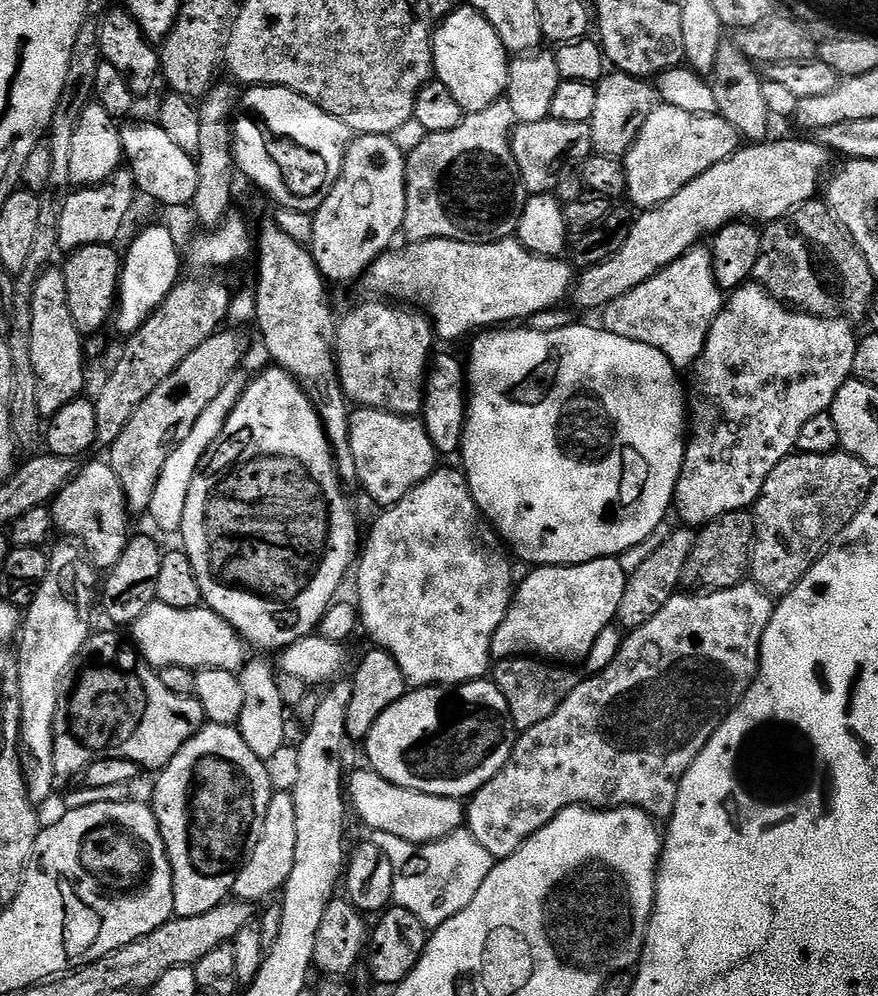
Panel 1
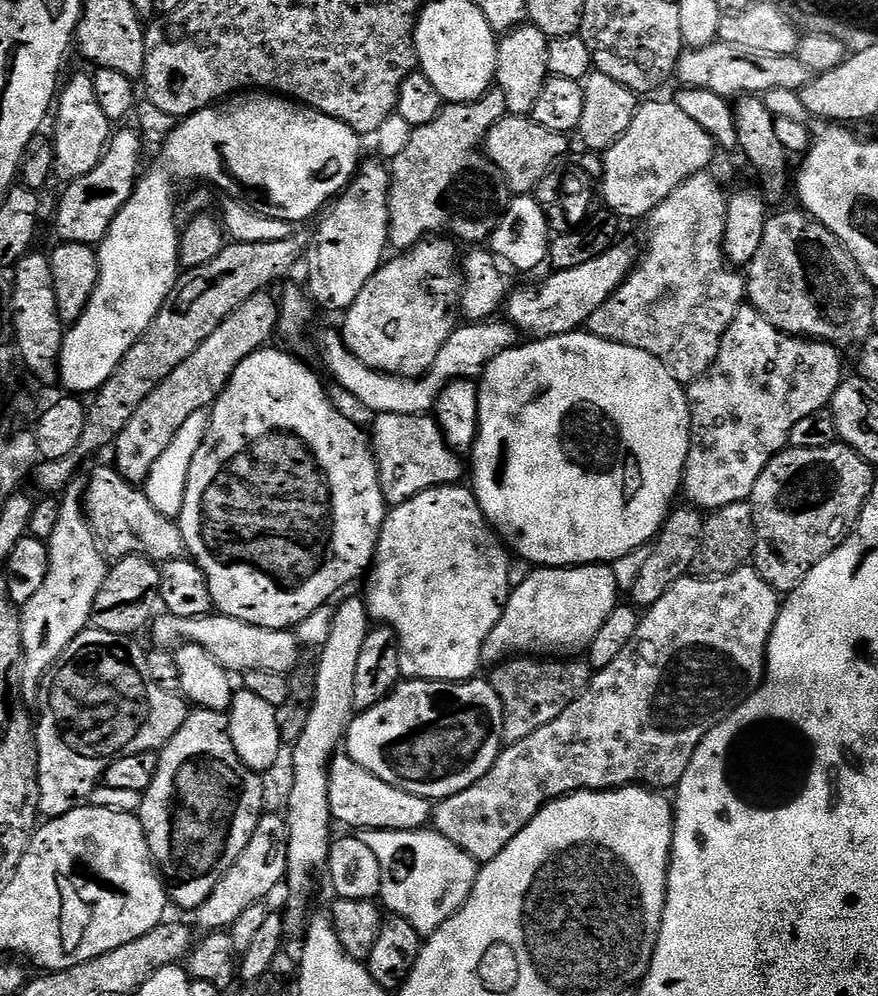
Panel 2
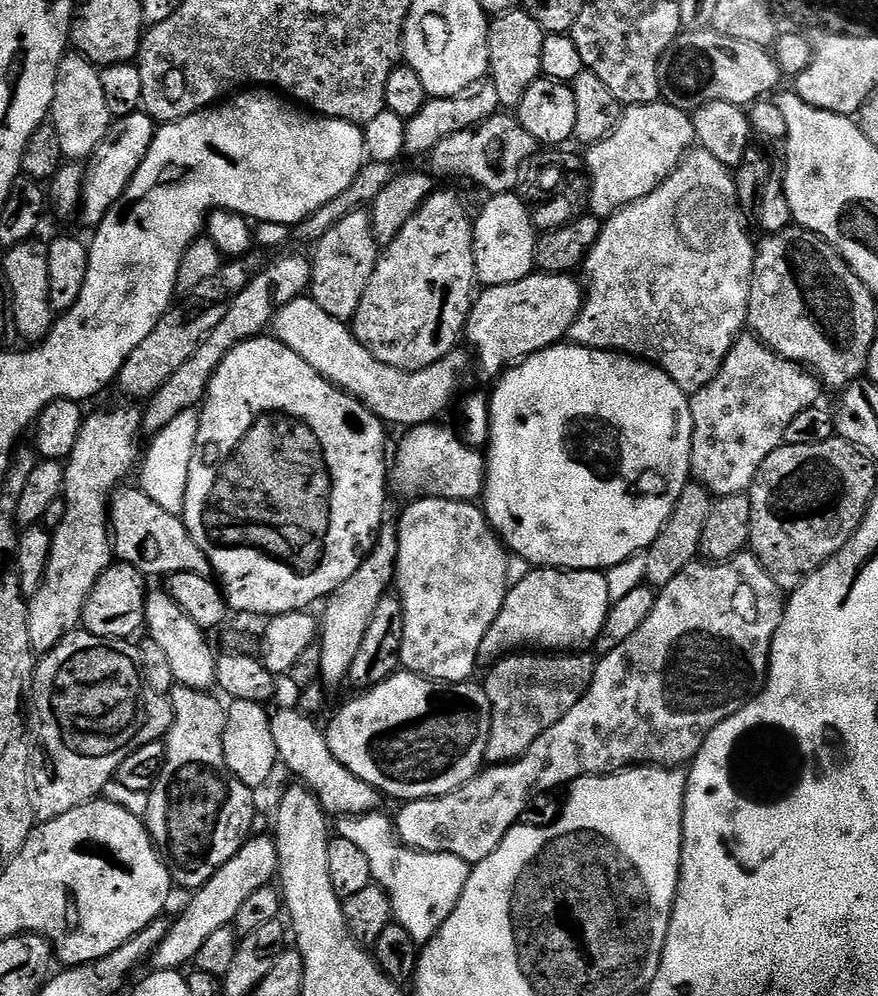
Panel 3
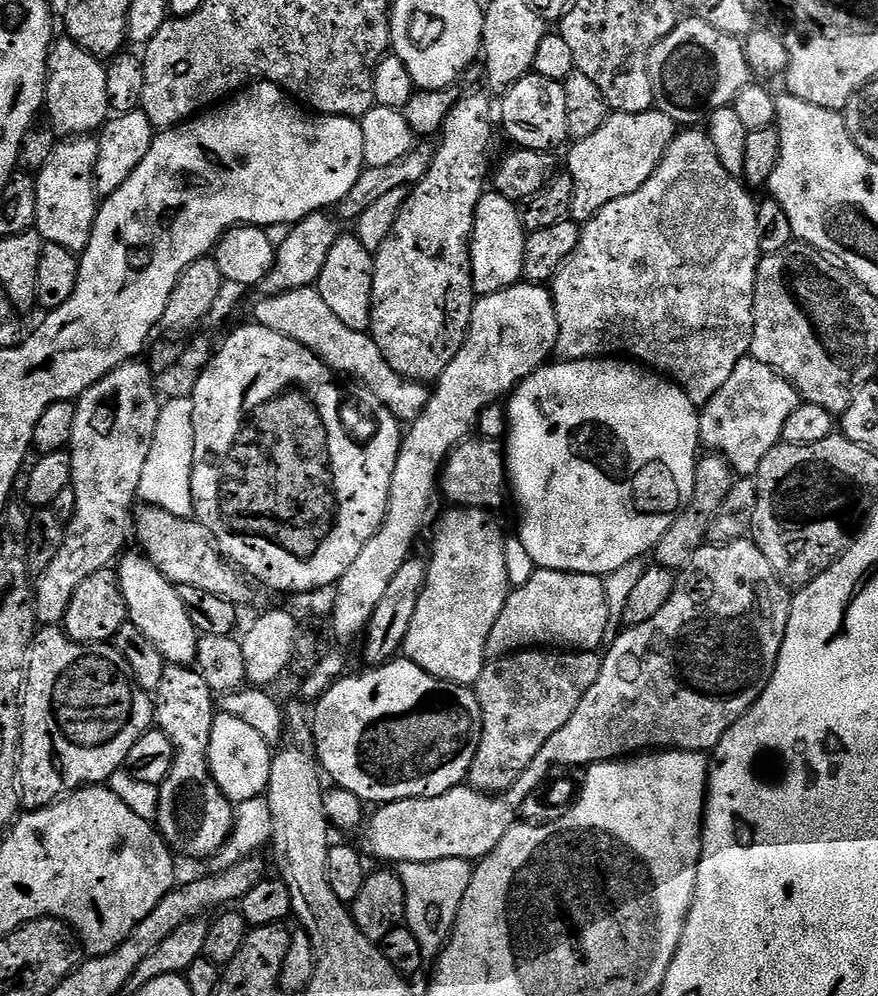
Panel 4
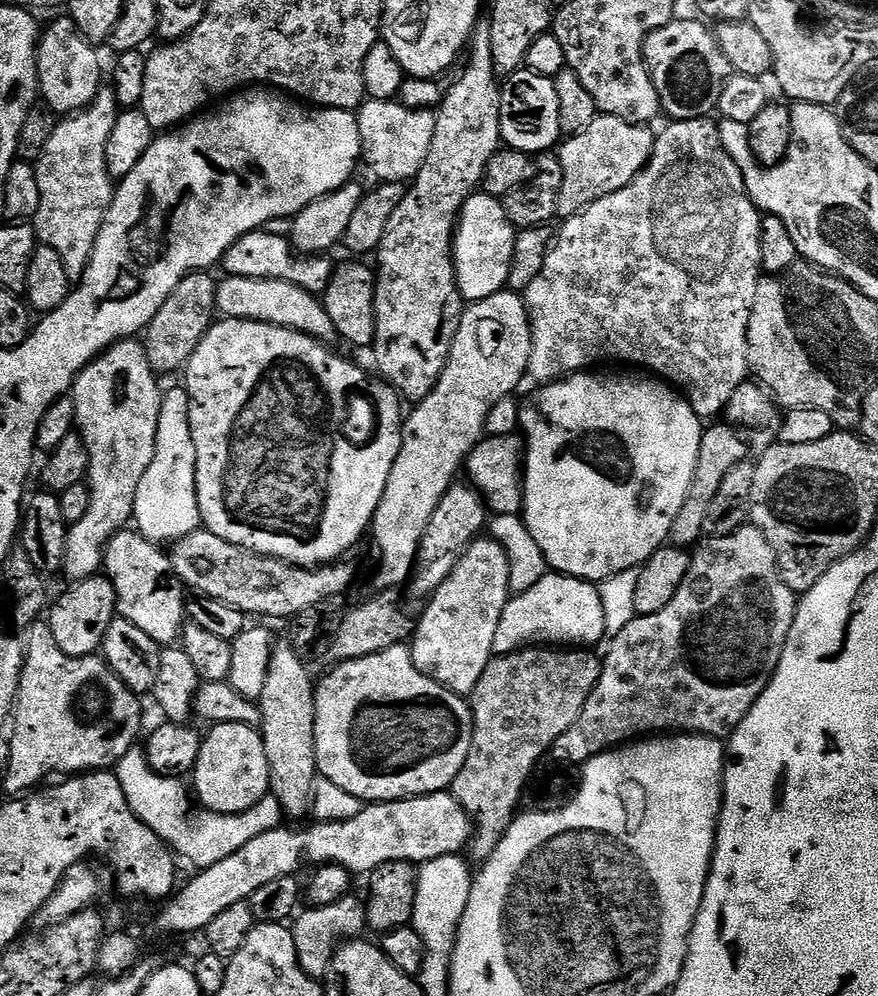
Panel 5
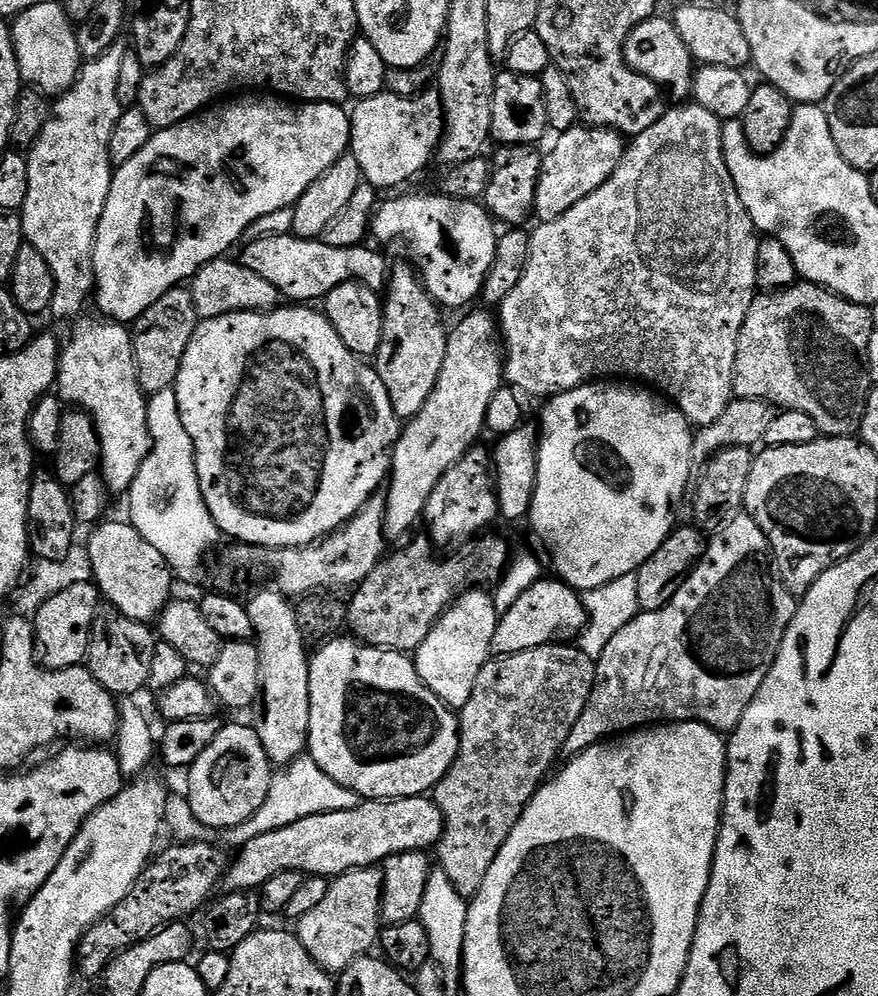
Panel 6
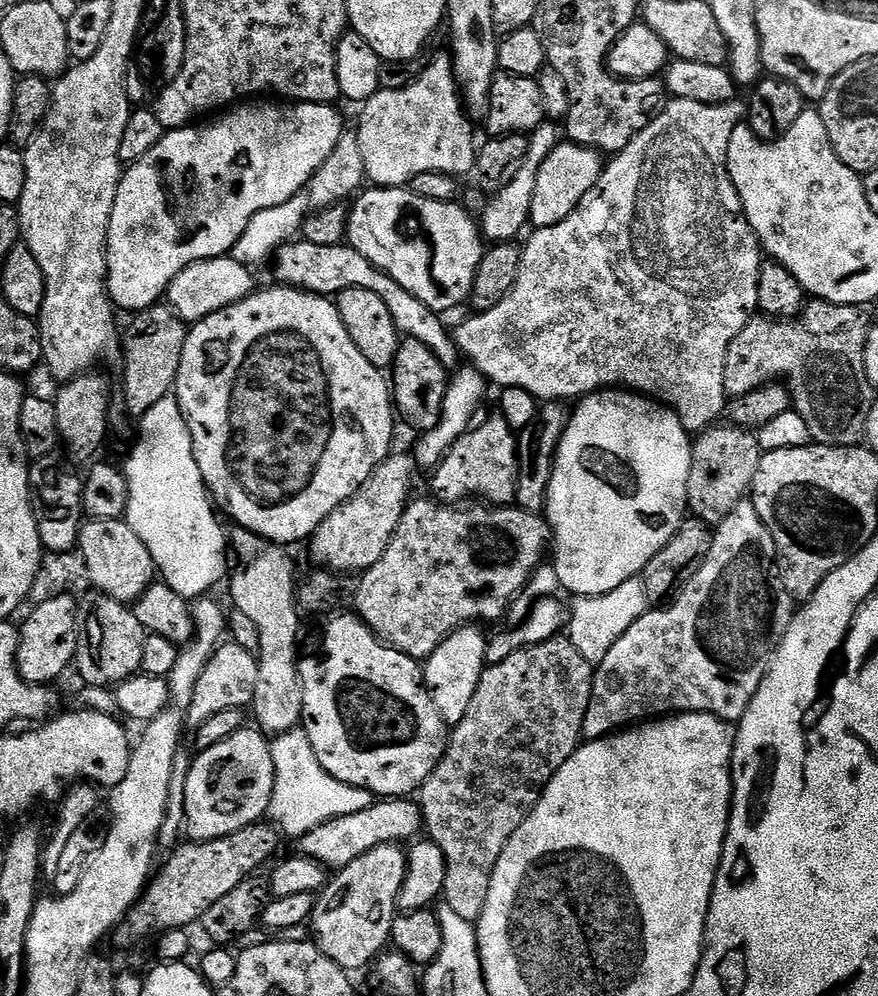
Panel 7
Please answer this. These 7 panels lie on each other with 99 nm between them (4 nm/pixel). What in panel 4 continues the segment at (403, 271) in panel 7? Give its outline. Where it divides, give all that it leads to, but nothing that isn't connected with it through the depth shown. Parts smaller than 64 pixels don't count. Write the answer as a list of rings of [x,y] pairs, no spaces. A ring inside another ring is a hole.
[[[485,191],[484,197],[478,202],[476,221],[472,231],[472,289],[475,290],[477,297],[489,296],[504,288],[510,288],[514,284],[521,283],[524,274],[522,258],[524,257],[525,239],[526,233],[524,224],[520,220],[520,208],[498,191]]]

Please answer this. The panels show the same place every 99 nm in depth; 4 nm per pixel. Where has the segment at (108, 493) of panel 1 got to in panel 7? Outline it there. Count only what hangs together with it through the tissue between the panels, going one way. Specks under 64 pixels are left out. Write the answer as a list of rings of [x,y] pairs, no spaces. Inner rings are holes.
[[[397,451],[389,454],[378,467],[366,478],[366,482],[334,514],[322,522],[322,526],[310,537],[312,544],[313,565],[329,572],[341,574],[362,574],[382,554],[402,522],[402,514],[410,503],[408,491],[412,488],[412,479],[418,473],[418,465],[411,455]]]

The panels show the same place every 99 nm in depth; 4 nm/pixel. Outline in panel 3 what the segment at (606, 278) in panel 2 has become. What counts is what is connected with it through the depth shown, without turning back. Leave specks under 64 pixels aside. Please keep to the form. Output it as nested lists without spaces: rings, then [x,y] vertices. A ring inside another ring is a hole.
[[[546,272],[527,276],[513,284],[484,288],[481,293],[481,296],[479,293],[475,297],[472,313],[468,316],[466,344],[468,340],[469,346],[467,345],[467,347],[470,349],[471,355],[475,357],[475,367],[477,364],[480,367],[481,374],[489,382],[492,382],[503,376],[514,365],[521,364],[526,358],[551,348],[554,344],[561,343],[571,333],[572,324],[584,305],[585,289],[575,275],[555,276]]]

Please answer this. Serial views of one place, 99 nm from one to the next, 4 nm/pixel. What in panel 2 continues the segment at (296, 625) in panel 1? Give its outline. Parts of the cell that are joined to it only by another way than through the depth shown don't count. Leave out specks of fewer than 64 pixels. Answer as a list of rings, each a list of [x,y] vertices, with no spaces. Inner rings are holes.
[[[265,346],[250,354],[234,370],[226,390],[217,398],[210,409],[208,433],[190,462],[190,474],[186,478],[186,498],[178,517],[180,533],[184,539],[187,555],[195,560],[197,566],[206,574],[210,582],[210,594],[215,611],[221,616],[238,618],[263,628],[295,629],[314,610],[329,603],[335,592],[340,592],[351,580],[356,580],[371,569],[376,559],[376,547],[382,523],[382,497],[380,494],[380,475],[376,465],[376,455],[372,452],[372,442],[367,431],[364,432],[348,416],[343,416],[332,405],[330,397],[324,393],[324,384],[303,364],[288,352],[279,352],[273,346]]]

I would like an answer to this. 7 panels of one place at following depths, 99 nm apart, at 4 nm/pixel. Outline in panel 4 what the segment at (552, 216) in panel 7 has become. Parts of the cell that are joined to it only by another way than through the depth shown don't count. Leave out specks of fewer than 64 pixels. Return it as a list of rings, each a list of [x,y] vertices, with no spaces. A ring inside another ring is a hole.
[[[658,111],[642,114],[612,112],[606,123],[590,138],[575,141],[567,149],[567,175],[574,182],[574,202],[570,202],[570,216],[577,224],[588,223],[602,206],[626,194],[634,194],[658,170],[670,142],[678,134],[678,126],[666,114]]]

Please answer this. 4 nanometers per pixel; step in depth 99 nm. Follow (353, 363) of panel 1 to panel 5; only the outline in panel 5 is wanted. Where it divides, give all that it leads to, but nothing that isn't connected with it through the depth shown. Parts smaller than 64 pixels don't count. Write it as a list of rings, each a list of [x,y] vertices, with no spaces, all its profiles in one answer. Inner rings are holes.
[[[480,30],[470,40],[468,65],[464,73],[449,83],[448,92],[435,109],[436,125],[430,154],[422,170],[407,185],[398,202],[398,210],[386,225],[386,234],[374,253],[376,273],[376,339],[374,353],[379,375],[396,389],[405,401],[419,402],[434,390],[448,361],[448,355],[464,316],[466,301],[456,286],[456,267],[452,261],[452,238],[462,206],[481,187],[487,163],[502,148],[500,139],[500,84],[494,66],[487,31]]]

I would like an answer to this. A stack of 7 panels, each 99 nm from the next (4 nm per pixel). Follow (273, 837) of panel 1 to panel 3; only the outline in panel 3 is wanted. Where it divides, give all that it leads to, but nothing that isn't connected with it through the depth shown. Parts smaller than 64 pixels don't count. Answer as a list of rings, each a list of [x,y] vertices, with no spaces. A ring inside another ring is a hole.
[[[271,835],[256,836],[245,840],[244,844],[200,888],[191,893],[192,901],[180,912],[180,917],[171,921],[166,938],[152,951],[150,964],[157,972],[175,972],[184,970],[195,961],[198,949],[206,943],[206,938],[218,930],[235,925],[238,910],[246,903],[246,898],[254,894],[254,890],[262,890],[269,887],[277,879],[280,867],[278,866],[278,846]]]

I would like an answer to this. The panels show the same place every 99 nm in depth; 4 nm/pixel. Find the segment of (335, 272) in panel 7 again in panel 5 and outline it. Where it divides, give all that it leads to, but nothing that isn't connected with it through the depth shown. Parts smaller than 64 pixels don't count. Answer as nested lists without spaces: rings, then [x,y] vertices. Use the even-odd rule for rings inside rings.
[[[263,230],[248,232],[236,240],[230,250],[224,252],[221,269],[225,275],[246,278],[270,278],[284,280],[299,288],[311,292],[312,295],[322,294],[328,288],[328,282],[334,271],[334,264],[325,255],[297,255],[291,241],[285,236],[270,234]]]

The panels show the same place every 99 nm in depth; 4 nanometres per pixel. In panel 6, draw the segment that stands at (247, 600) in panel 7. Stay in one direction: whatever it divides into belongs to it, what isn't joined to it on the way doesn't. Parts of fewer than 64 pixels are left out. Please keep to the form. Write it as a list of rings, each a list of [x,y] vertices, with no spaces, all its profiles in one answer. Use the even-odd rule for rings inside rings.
[[[275,590],[260,592],[246,607],[254,622],[254,643],[260,655],[260,717],[254,727],[268,759],[276,766],[293,764],[308,750],[310,734],[310,652],[298,630],[293,601]]]

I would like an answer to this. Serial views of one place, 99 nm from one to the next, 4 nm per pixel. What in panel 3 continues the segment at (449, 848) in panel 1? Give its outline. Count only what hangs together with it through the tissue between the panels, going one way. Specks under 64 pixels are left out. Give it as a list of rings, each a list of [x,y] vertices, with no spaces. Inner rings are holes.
[[[377,810],[367,812],[365,816],[343,817],[339,821],[338,835],[354,842],[354,846],[359,846],[362,854],[366,854],[370,861],[373,881],[388,891],[395,923],[401,924],[410,934],[410,938],[414,938],[417,945],[423,946],[435,938],[436,931],[443,926],[446,918],[450,918],[454,906],[458,906],[458,898],[462,898],[462,890],[468,881],[470,865],[457,856],[441,852],[420,852],[416,848],[408,848],[401,844],[394,831],[393,817],[383,816],[382,813],[383,811]]]

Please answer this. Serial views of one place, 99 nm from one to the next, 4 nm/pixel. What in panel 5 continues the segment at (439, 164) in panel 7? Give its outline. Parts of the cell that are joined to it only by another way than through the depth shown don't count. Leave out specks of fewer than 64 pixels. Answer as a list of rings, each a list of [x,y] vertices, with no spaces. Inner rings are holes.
[[[369,100],[358,109],[360,150],[363,163],[380,182],[408,182],[422,170],[430,142],[434,142],[436,114],[432,110],[410,110],[396,100]]]

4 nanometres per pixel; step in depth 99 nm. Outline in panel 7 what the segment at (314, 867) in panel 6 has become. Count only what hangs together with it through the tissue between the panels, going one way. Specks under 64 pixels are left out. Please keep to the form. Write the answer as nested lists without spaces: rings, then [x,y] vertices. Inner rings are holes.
[[[384,798],[372,803],[366,810],[358,810],[358,814],[346,814],[342,818],[334,818],[306,835],[299,837],[299,855],[309,856],[317,860],[328,870],[345,868],[354,858],[374,850],[374,846],[383,844],[403,845],[404,840],[411,841],[422,832],[424,816],[420,813],[419,803],[412,798]]]

